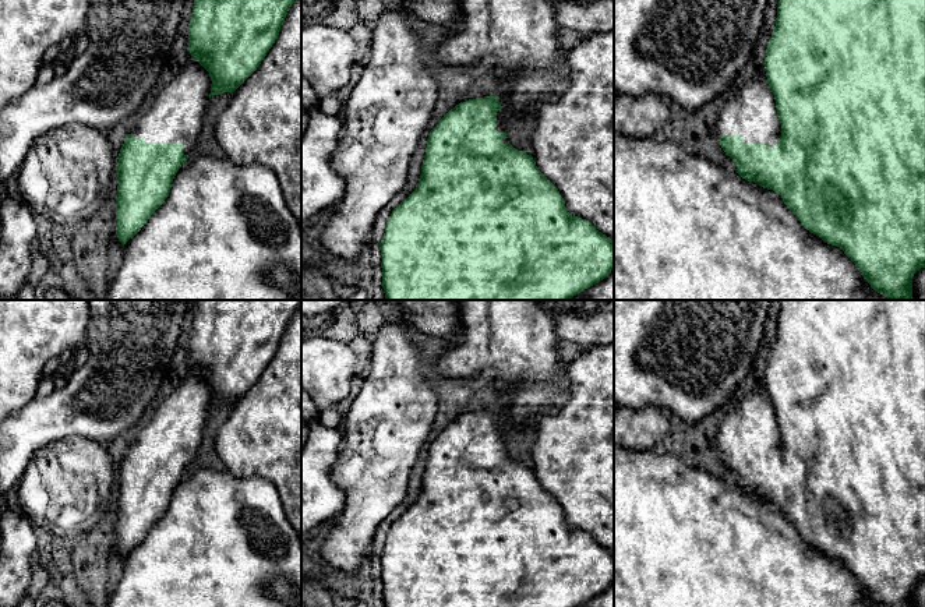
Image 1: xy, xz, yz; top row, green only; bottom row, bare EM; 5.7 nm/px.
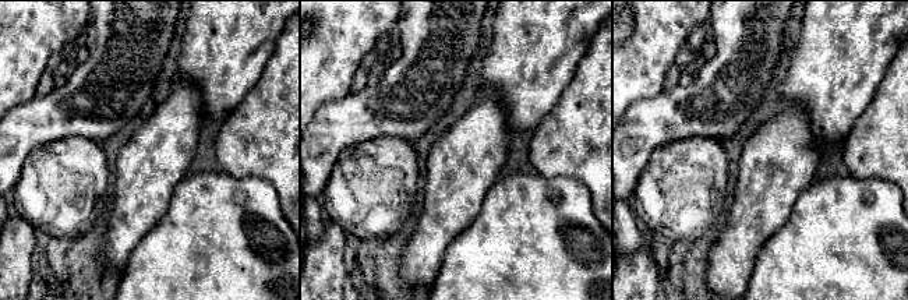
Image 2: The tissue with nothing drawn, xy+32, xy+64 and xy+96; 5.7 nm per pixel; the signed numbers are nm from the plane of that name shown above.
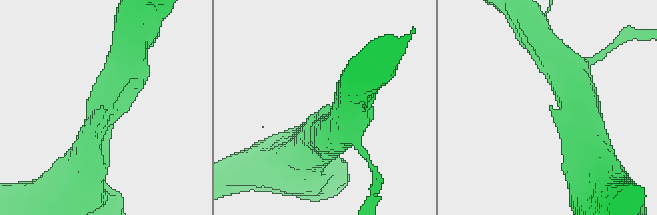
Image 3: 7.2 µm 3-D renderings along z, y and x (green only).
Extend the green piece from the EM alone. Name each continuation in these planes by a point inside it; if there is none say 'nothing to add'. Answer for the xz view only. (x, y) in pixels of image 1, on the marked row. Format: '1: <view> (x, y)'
1: xz (501, 119)

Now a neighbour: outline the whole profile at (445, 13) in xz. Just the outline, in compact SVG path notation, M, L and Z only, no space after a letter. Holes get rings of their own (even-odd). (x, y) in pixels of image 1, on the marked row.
M399 0L419 21L451 28L462 18L459 0Z

